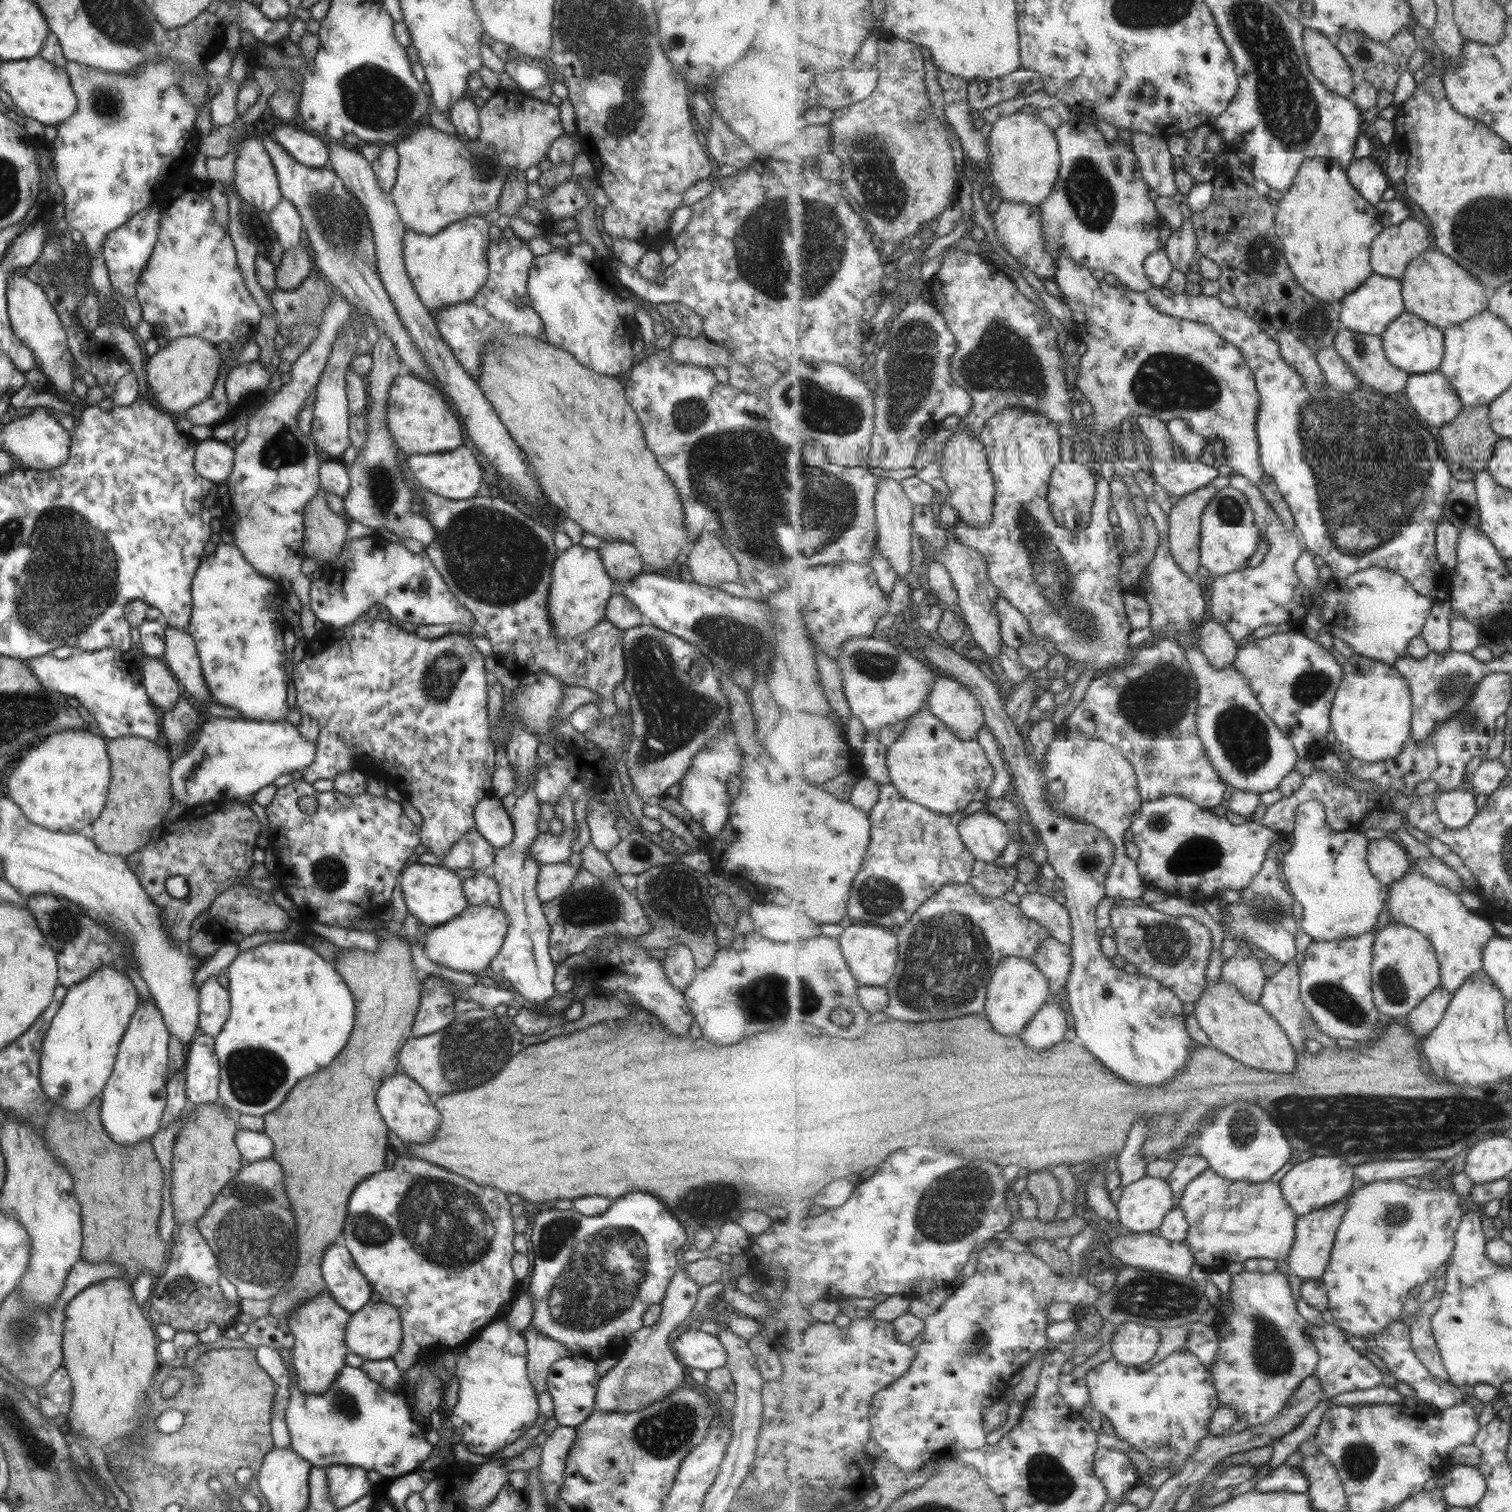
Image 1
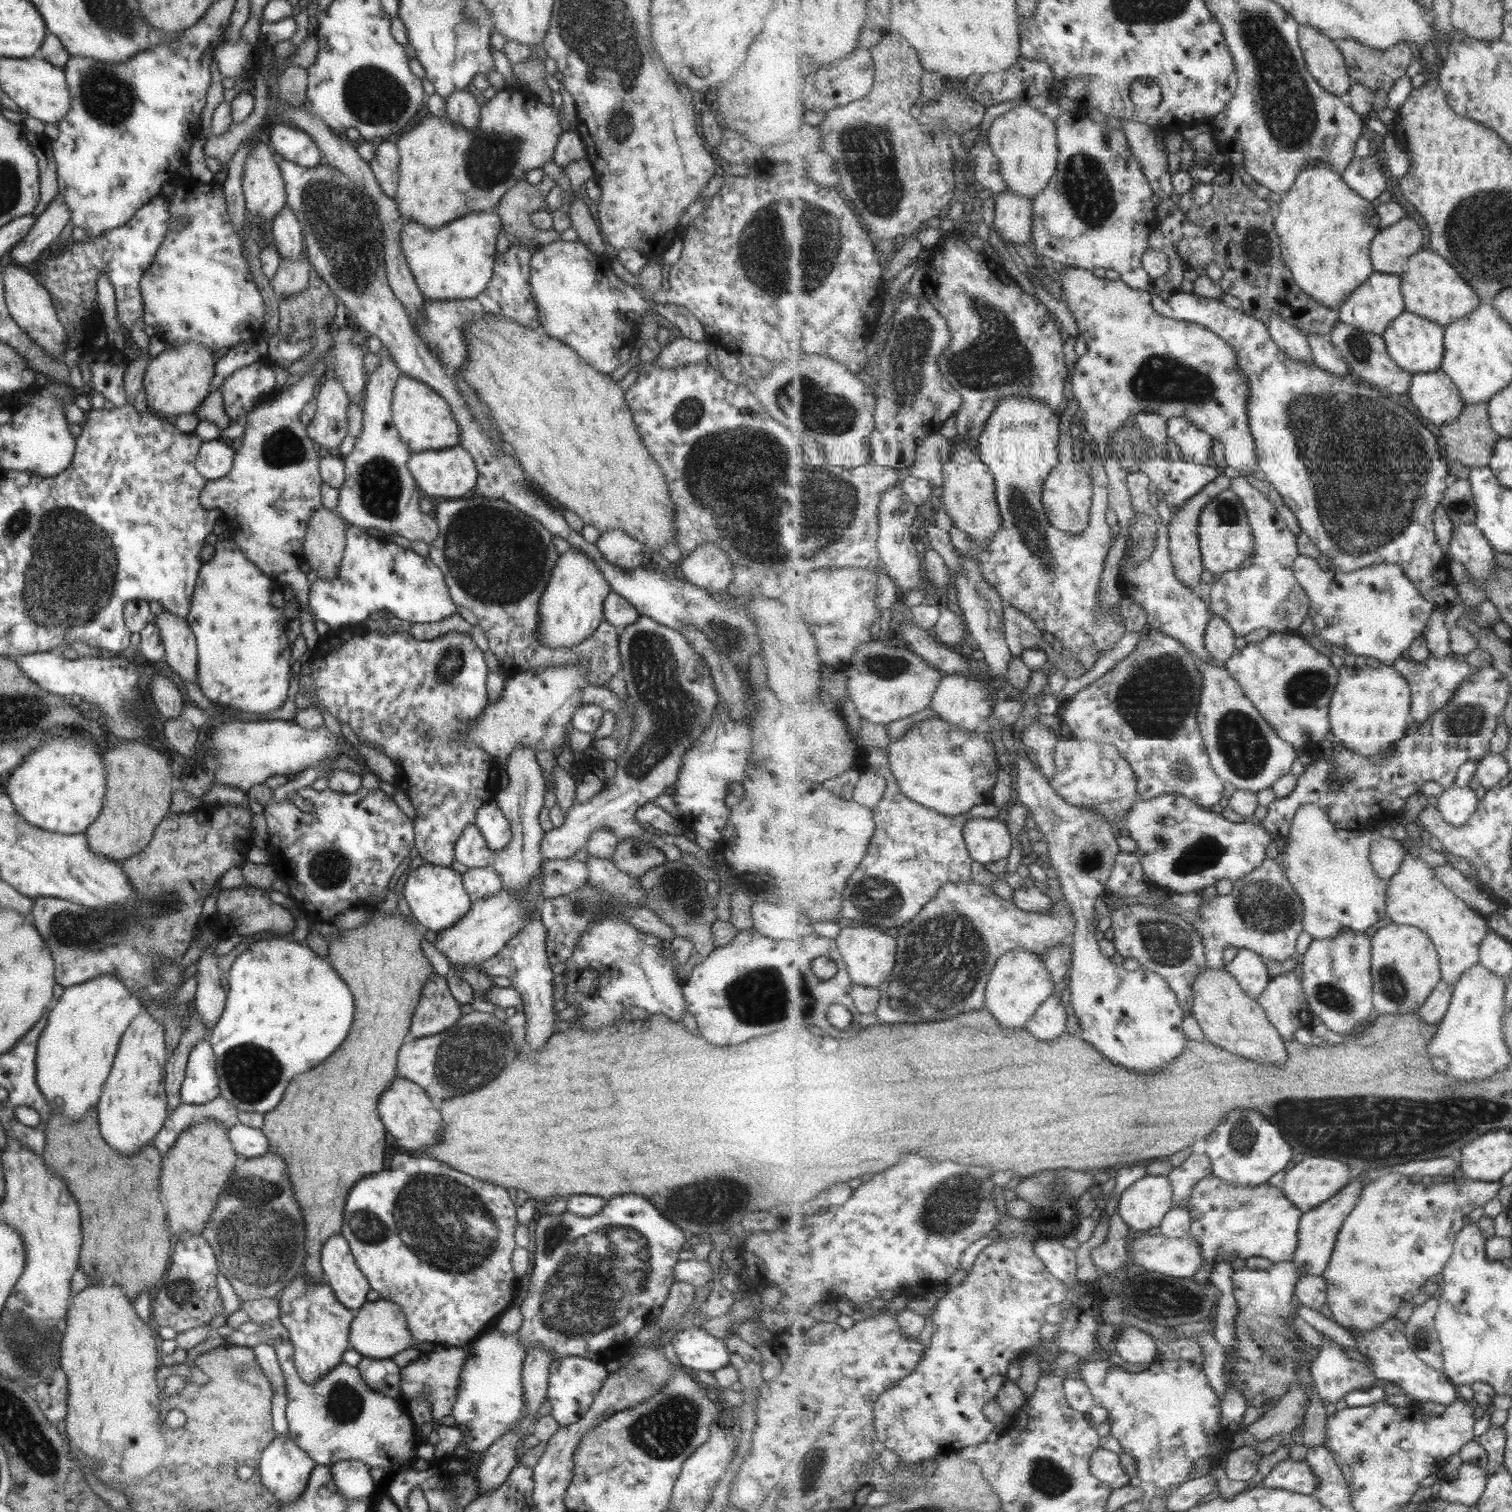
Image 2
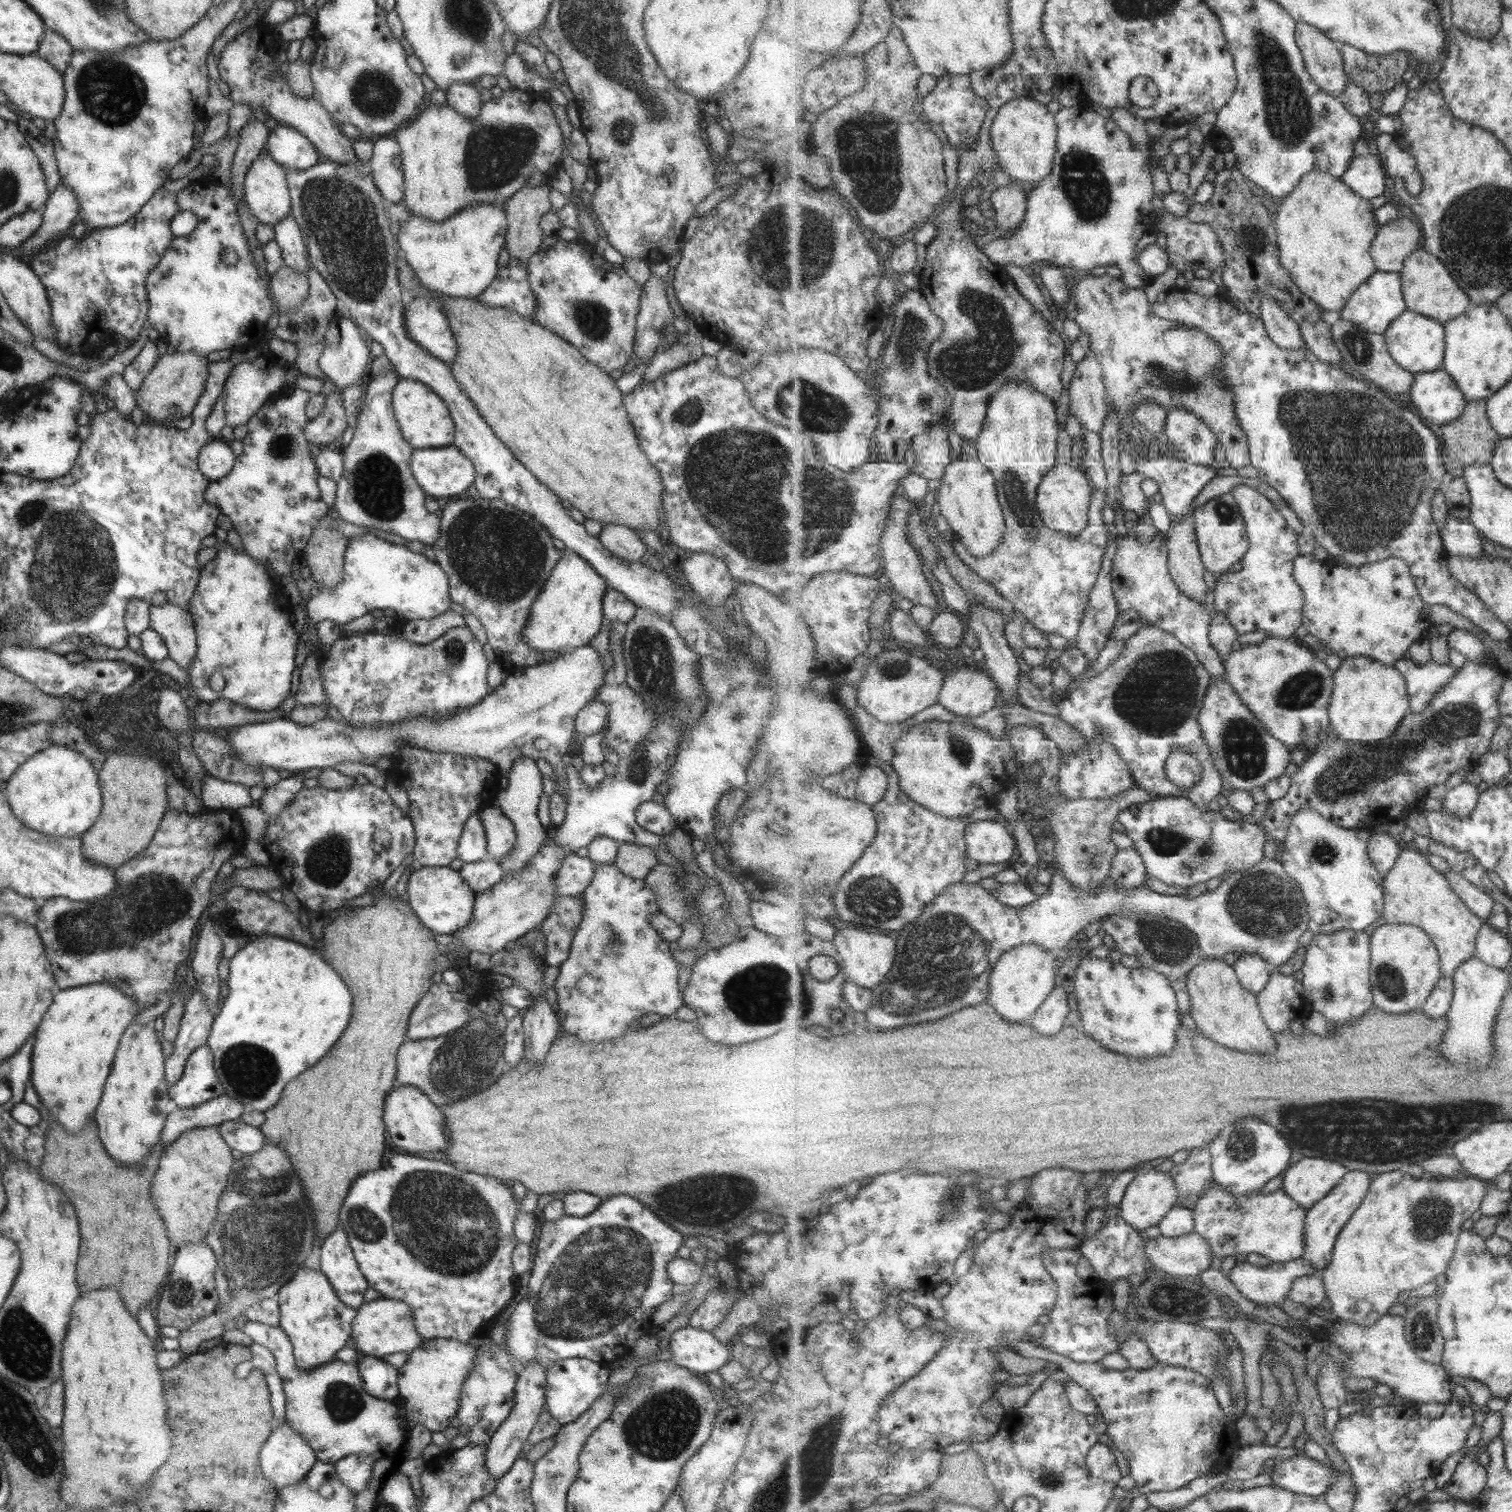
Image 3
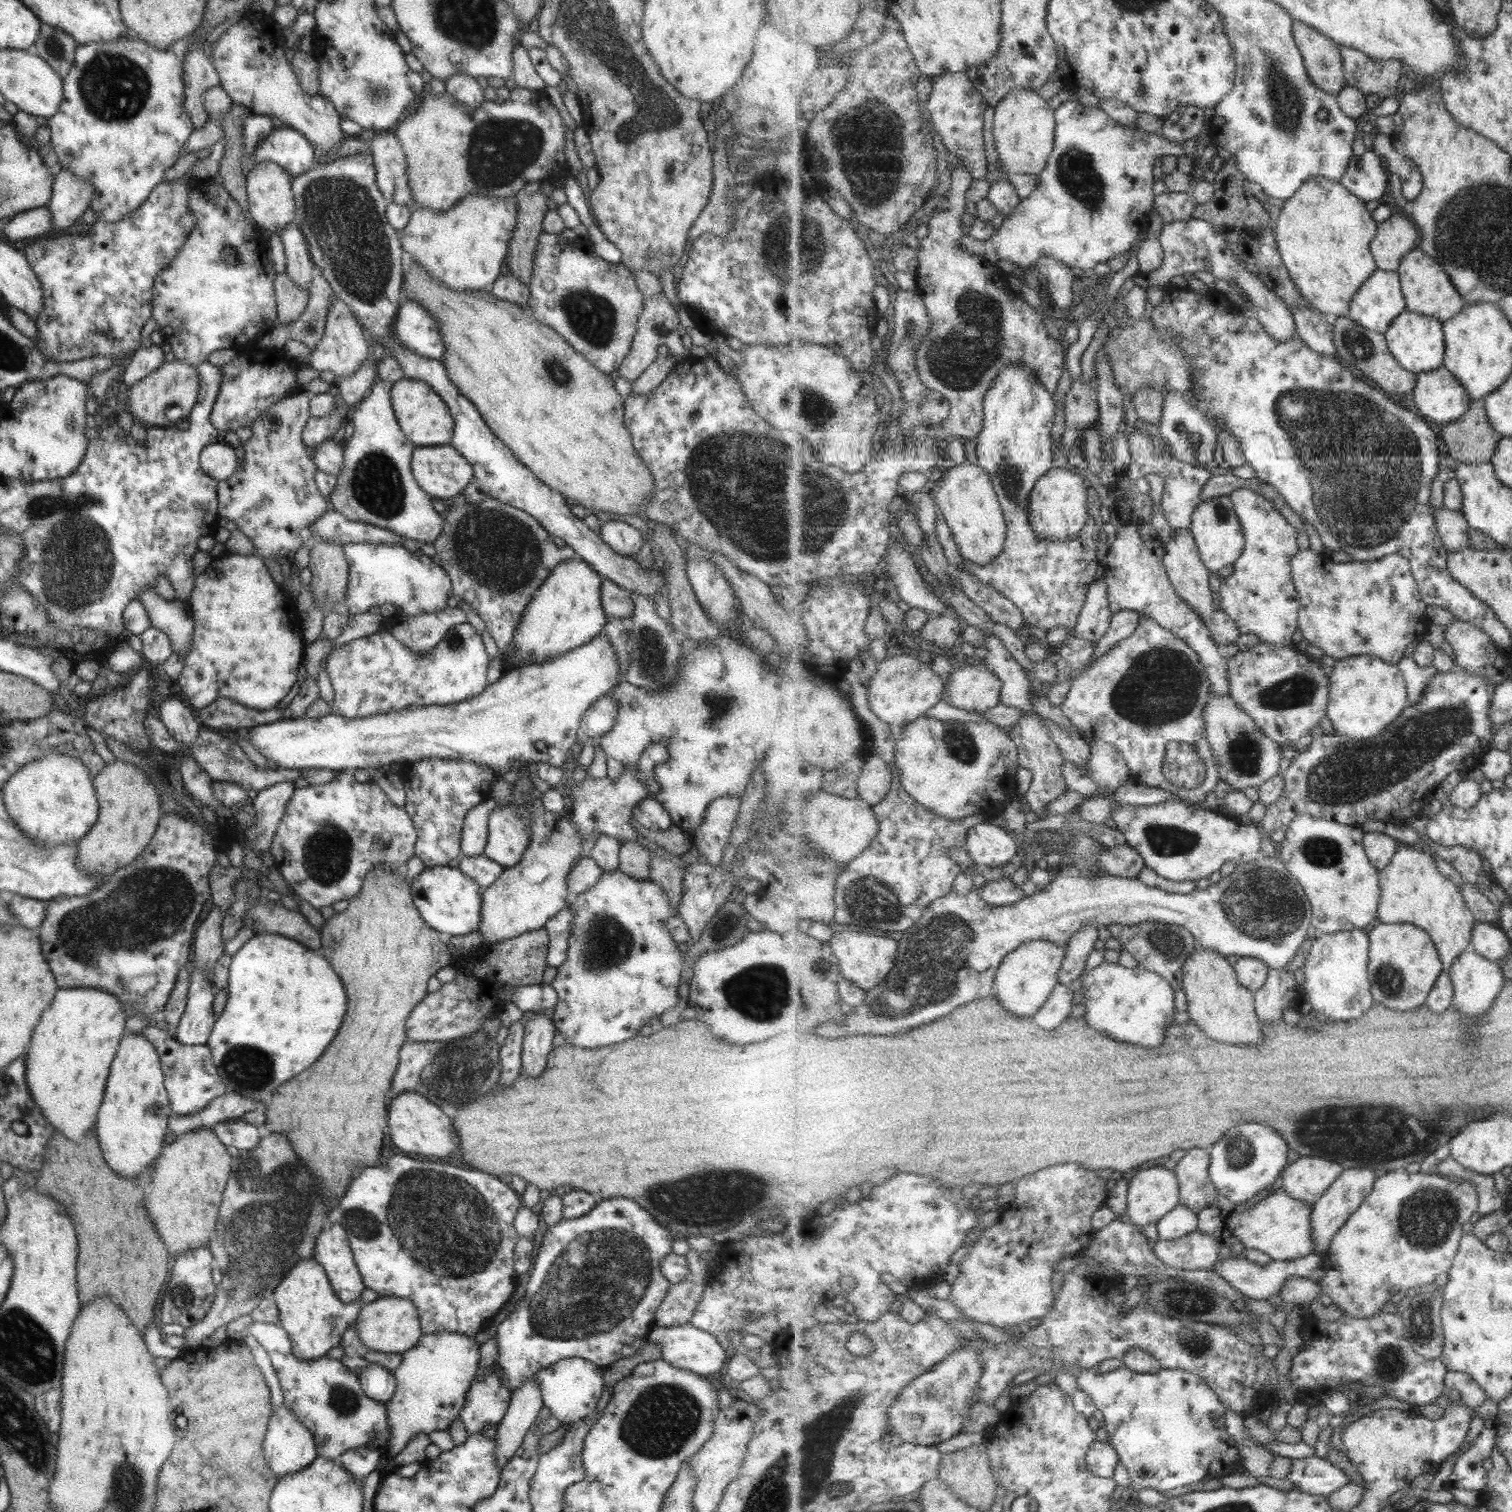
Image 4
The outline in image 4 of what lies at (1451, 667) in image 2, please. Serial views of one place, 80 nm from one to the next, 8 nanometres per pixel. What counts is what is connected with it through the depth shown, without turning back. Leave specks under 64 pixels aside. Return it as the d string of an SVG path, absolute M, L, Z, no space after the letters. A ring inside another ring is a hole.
M1404 656L1397 666L1400 667L1408 685L1408 699L1411 705L1423 700L1428 682L1439 673L1435 666L1419 666L1413 657Z

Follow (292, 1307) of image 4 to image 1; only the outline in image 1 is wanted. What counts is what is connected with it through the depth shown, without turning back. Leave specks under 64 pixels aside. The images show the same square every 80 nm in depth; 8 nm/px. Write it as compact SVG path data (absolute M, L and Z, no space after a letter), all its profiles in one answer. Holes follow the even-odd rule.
M326 1288L300 1302L293 1313L287 1314L286 1326L291 1331L294 1341L289 1352L297 1375L299 1392L321 1396L337 1378L338 1370L345 1366L345 1356L348 1353L343 1334L349 1318L350 1314L333 1300Z

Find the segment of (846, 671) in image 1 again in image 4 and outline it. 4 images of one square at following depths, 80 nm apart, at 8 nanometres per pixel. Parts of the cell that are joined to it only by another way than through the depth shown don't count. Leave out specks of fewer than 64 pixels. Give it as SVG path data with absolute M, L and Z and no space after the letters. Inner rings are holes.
M909 654L888 656L878 663L877 674L869 687L873 712L888 724L908 724L929 712L945 698L944 682L927 664Z

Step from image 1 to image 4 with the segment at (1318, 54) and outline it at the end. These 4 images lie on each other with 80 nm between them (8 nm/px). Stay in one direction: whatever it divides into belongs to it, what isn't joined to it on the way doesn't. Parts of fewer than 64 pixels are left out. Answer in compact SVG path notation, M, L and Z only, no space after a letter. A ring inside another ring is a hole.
M1300 20L1294 22L1294 37L1312 81L1337 96L1347 85L1340 44Z

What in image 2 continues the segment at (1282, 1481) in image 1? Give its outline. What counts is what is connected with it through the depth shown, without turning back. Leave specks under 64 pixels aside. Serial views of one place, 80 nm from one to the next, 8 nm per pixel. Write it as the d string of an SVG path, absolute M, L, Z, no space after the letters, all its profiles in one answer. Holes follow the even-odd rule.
M1291 1459L1277 1463L1259 1485L1314 1495L1320 1488L1319 1479L1312 1466L1305 1460L1295 1462Z

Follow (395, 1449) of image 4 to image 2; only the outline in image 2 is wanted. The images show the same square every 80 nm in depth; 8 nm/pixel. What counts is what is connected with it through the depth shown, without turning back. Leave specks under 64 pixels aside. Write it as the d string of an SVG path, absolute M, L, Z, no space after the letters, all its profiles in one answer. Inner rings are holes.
M435 1343L429 1354L421 1354L410 1364L406 1364L399 1369L399 1377L401 1378L399 1398L405 1404L409 1401L419 1400L419 1398L426 1398L430 1406L434 1429L441 1425L440 1418L445 1418L445 1416L451 1414L465 1354L466 1350L461 1347Z

